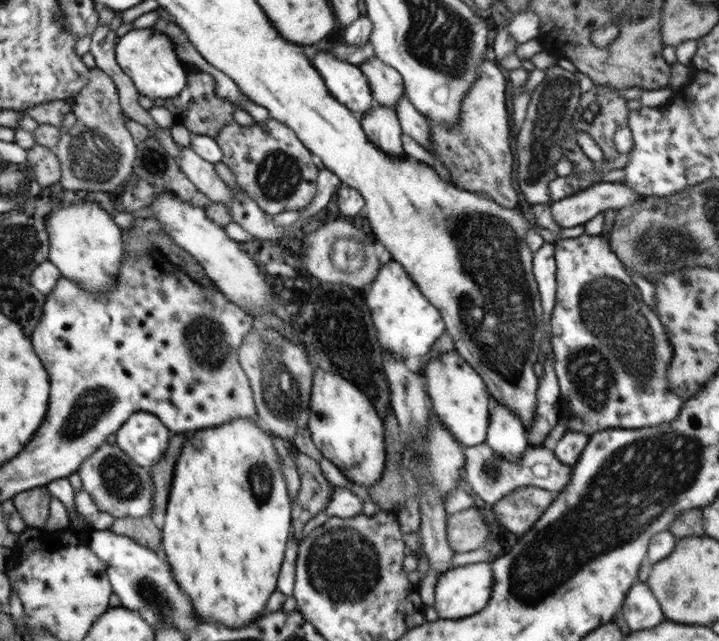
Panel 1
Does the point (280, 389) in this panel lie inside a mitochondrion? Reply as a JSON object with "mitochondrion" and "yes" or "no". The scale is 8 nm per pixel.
{"mitochondrion":"yes"}

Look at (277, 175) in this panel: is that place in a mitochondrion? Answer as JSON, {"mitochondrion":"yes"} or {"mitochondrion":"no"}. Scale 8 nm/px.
{"mitochondrion":"yes"}

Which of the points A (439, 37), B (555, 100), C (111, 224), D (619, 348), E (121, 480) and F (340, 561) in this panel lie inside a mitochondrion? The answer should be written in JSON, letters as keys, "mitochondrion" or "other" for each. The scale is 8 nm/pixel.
{"A":"mitochondrion","B":"mitochondrion","C":"other","D":"mitochondrion","E":"mitochondrion","F":"mitochondrion"}

